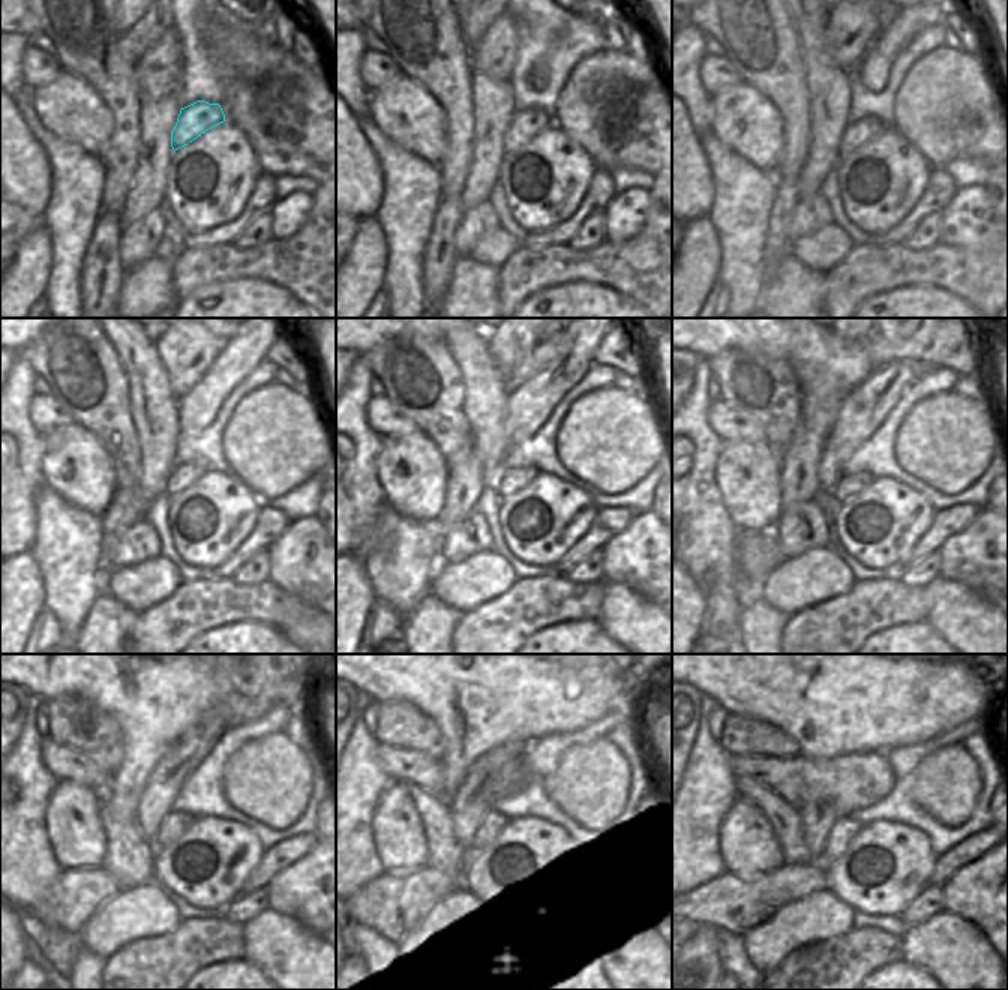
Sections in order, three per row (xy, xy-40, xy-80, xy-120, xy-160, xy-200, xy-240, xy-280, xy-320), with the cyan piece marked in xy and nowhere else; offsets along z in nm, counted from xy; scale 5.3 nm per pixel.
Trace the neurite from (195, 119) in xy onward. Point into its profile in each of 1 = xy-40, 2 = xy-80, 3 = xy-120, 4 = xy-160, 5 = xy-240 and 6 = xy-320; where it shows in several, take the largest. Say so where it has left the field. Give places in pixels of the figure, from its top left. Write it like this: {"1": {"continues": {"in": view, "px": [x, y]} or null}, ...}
{"1": {"continues": {"in": "xy-40", "px": [525, 125]}}, "2": {"continues": {"in": "xy-80", "px": [857, 134]}}, "3": {"continues": {"in": "xy-120", "px": [183, 476]}}, "4": {"continues": {"in": "xy-160", "px": [507, 482]}}, "5": {"continues": {"in": "xy-240", "px": [174, 824]}}, "6": {"continues": {"in": "xy-320", "px": [842, 833]}}}

